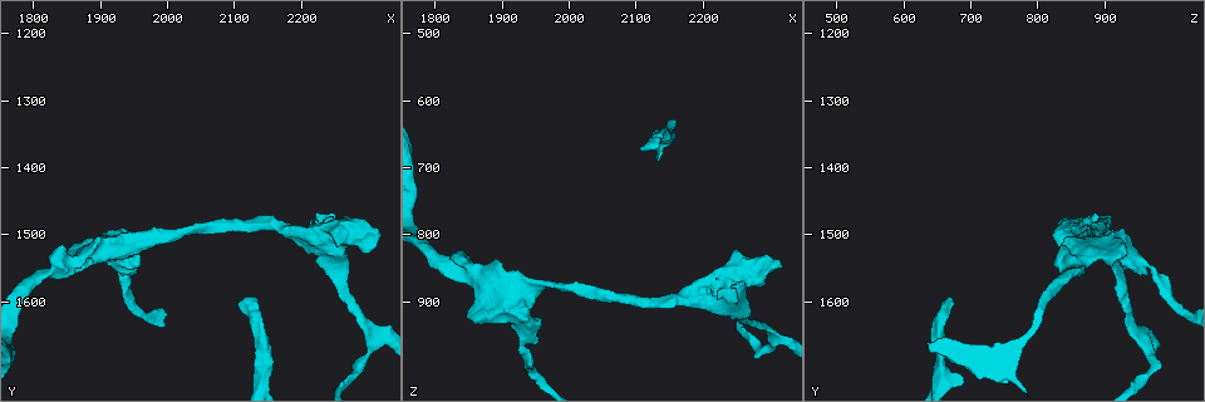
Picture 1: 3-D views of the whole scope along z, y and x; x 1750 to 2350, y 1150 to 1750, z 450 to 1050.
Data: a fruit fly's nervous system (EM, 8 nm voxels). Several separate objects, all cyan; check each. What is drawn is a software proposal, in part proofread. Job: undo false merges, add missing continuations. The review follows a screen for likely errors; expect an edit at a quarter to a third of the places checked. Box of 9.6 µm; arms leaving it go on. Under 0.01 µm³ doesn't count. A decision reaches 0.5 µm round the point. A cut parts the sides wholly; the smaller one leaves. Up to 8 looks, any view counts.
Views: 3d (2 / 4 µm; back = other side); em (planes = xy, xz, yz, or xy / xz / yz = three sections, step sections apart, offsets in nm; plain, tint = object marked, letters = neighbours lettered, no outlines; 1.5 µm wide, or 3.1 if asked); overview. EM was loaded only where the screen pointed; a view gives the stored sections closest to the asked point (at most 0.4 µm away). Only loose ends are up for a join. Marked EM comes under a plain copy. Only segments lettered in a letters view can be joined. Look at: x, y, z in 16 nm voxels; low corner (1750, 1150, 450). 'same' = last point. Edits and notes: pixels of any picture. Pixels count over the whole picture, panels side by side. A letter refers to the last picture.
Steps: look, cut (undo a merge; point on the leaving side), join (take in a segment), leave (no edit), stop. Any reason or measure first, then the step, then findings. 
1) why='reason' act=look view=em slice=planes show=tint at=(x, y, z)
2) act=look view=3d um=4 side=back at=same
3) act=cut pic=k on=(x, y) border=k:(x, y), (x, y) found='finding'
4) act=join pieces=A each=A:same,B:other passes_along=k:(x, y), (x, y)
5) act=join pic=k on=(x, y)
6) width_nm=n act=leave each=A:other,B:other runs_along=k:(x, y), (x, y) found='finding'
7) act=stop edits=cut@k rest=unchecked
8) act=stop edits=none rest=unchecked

act=look view=em slice=planes show=tint at=(1870, 1525, 920)

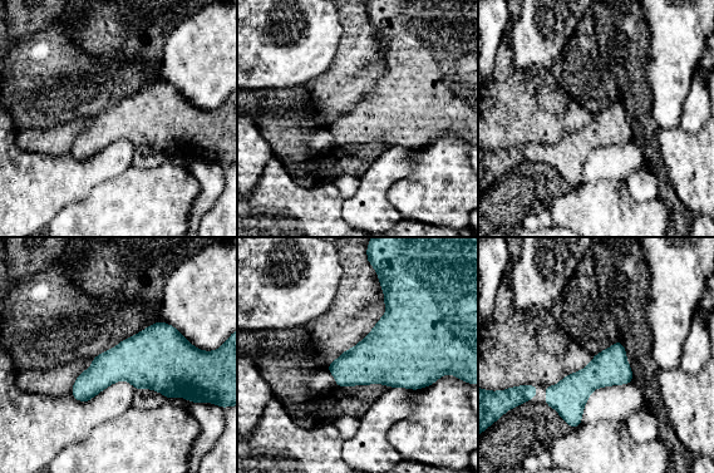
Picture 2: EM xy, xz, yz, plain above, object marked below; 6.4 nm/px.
why='what lies round it' act=look view=em slice=planes show=letters at=same

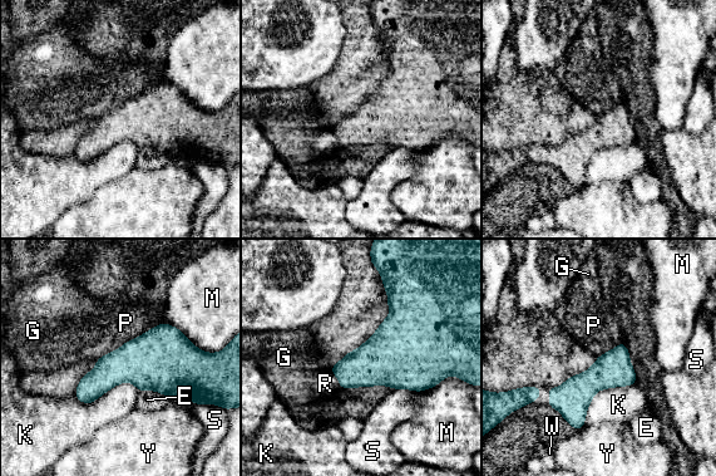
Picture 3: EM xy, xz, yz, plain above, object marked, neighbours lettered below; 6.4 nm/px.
act=leave each=E:other,G:other,K:other,M:other,P:other,R:other,S:other,W:other,Y:other found='continuous, no second neuron'

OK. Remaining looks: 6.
why='branch stops here' act=look view=3d um=2 at=(2315, 1510, 845)

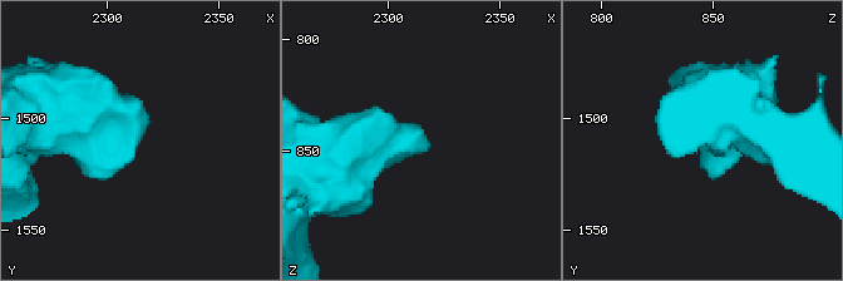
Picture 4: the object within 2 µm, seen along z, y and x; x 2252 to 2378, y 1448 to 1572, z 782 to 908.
why='now the EM' act=look view=em slice=planes show=letters at=(2312, 1512, 848)

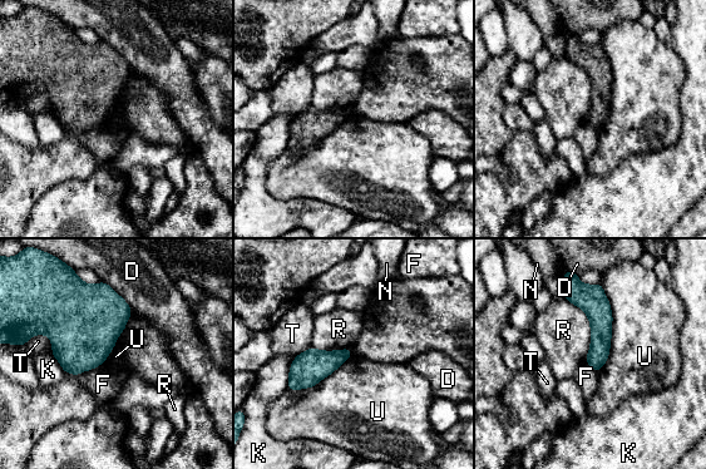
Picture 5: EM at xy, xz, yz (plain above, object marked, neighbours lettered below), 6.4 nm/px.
act=leave each=D:other,F:other,K:other,N:other,R:other,T:other,U:other runs_along=5:(568, 275), (598, 310), (597, 366) found='no lettered segment goes on from it'

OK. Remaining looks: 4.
act=look view=em slice=xy step=8 show=letters at=(2110, 1600, 670)

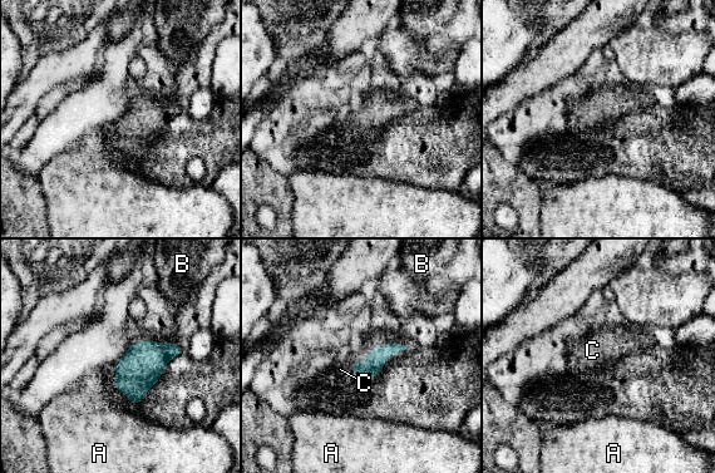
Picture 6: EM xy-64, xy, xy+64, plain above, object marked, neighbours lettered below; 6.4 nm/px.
why='cut it another way' act=look view=em slice=planes show=letters at=same

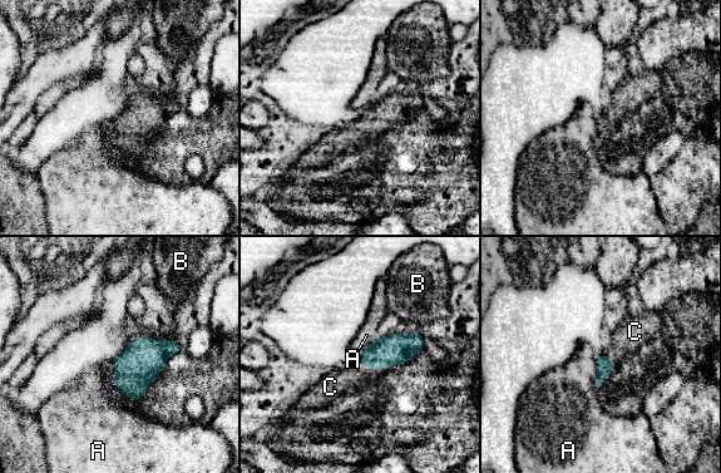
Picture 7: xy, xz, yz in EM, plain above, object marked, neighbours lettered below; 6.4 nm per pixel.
act=join pieces=C each=A:other,B:other,C:same passes_along=7:(394, 349), (364, 363), (341, 380) found='it goes on there'

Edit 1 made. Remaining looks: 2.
act=stop edits=join@7 rest=unchecked

